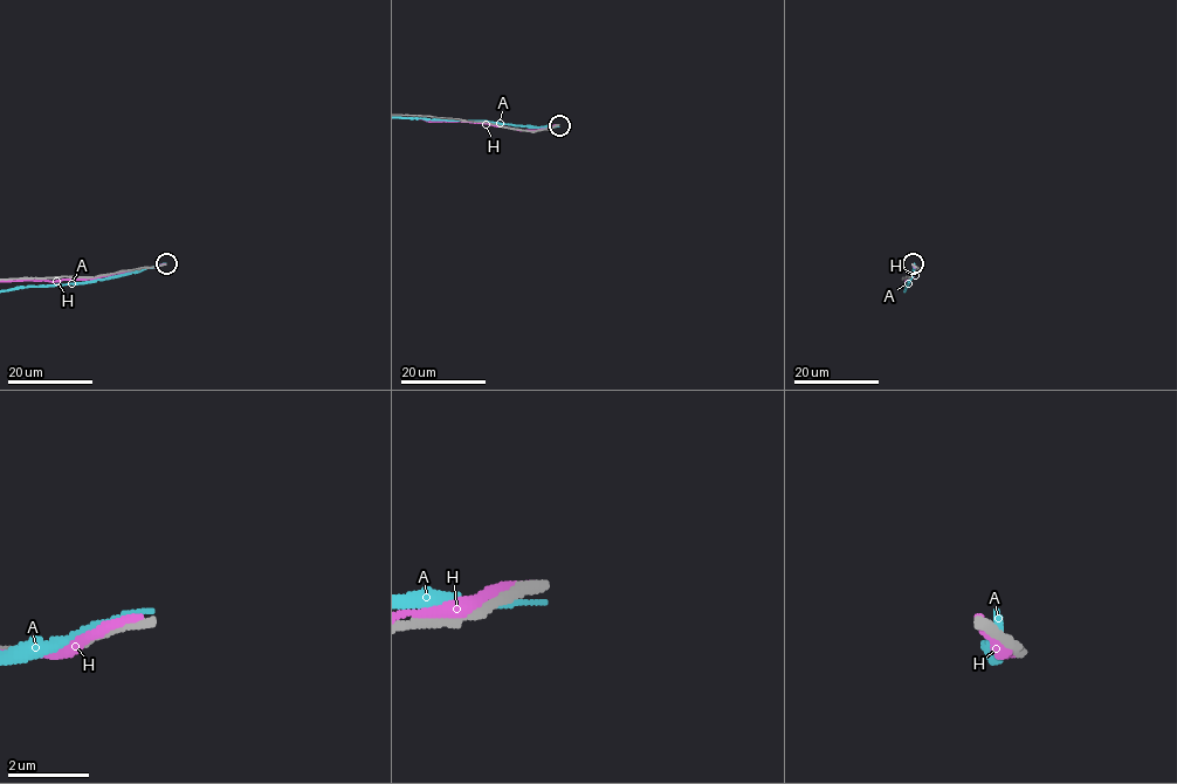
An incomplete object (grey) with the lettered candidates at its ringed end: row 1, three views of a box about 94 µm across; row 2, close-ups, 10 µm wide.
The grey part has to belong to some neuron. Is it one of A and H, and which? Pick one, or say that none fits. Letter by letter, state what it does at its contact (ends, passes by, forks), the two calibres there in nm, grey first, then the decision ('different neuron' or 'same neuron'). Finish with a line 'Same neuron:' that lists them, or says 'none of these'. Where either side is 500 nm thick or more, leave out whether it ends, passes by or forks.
A: it passes by; calibres 240 and 170 nm; different neuron
H: it passes by; calibres 240 and 280 nm; different neuron
Same neuron: none of these

